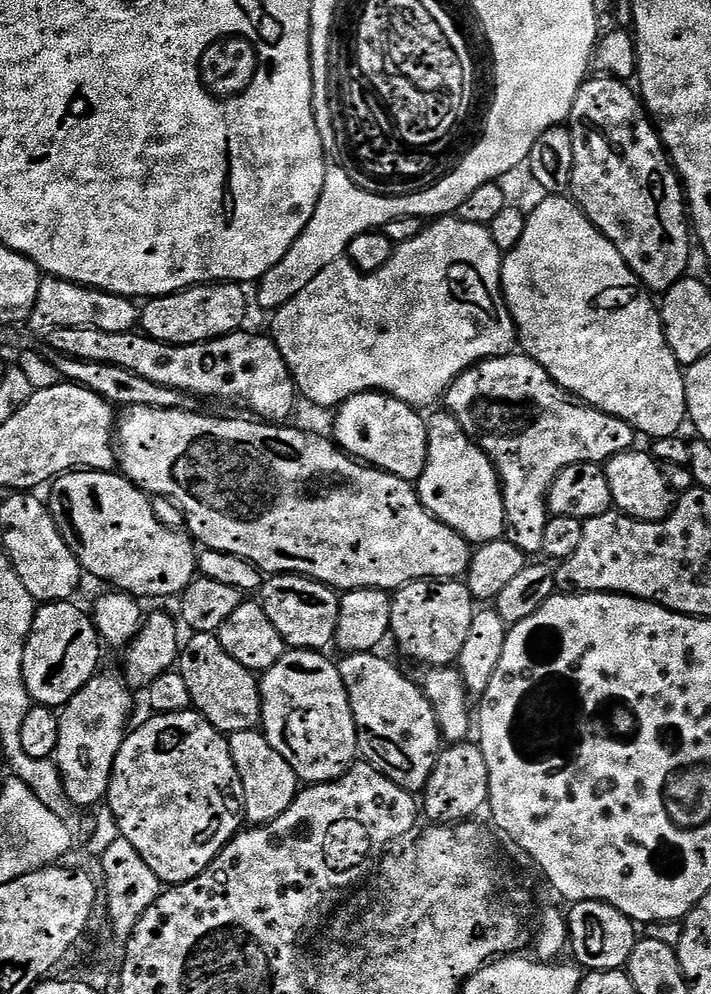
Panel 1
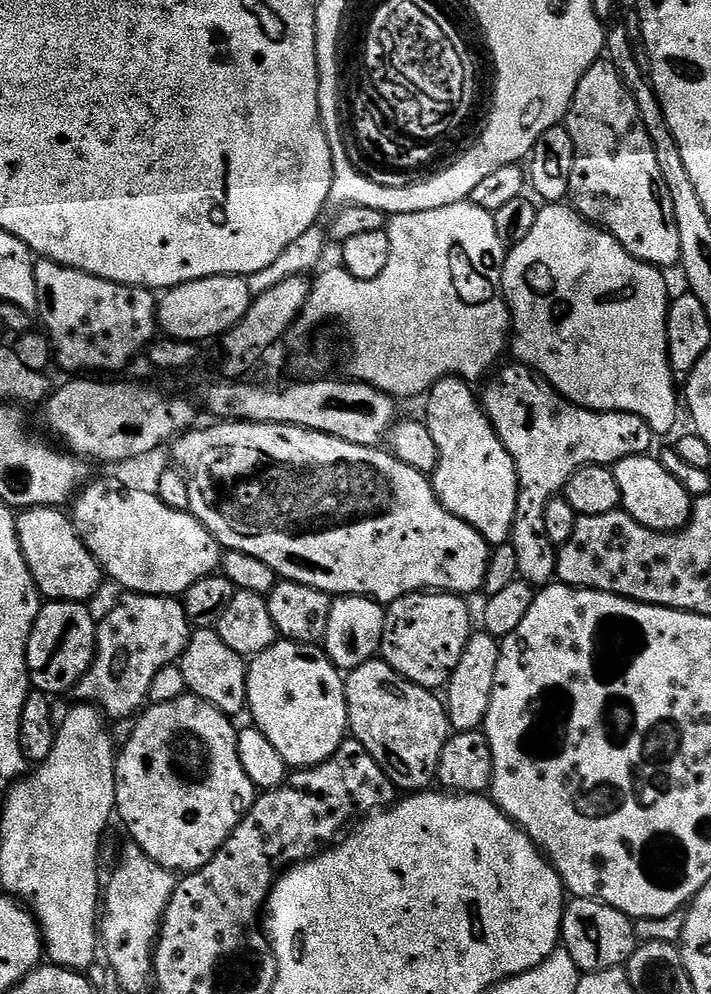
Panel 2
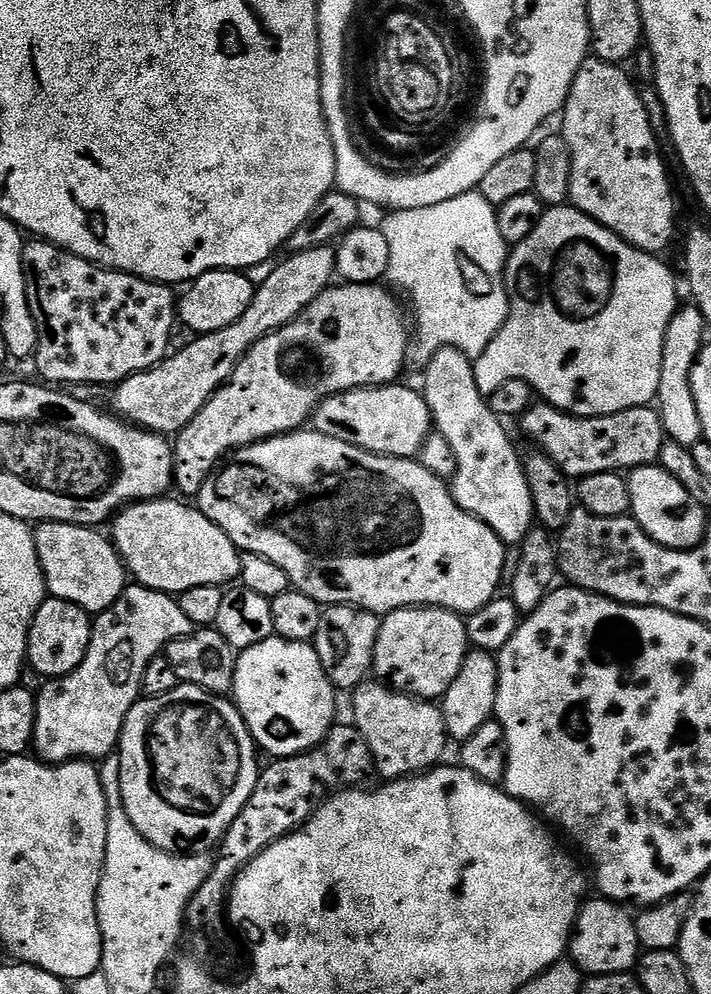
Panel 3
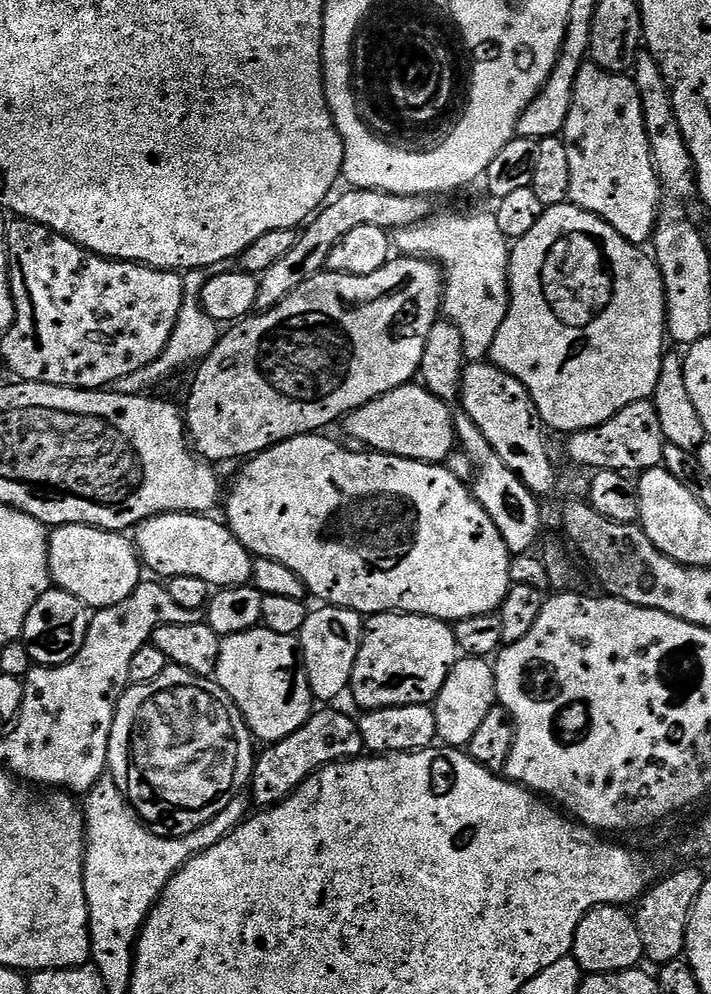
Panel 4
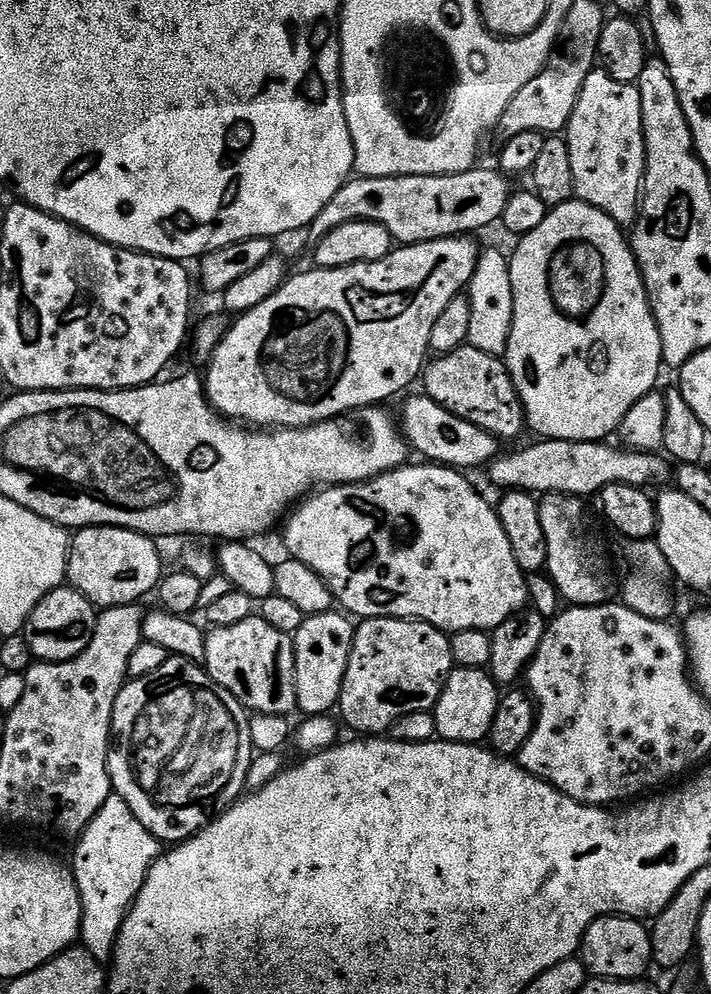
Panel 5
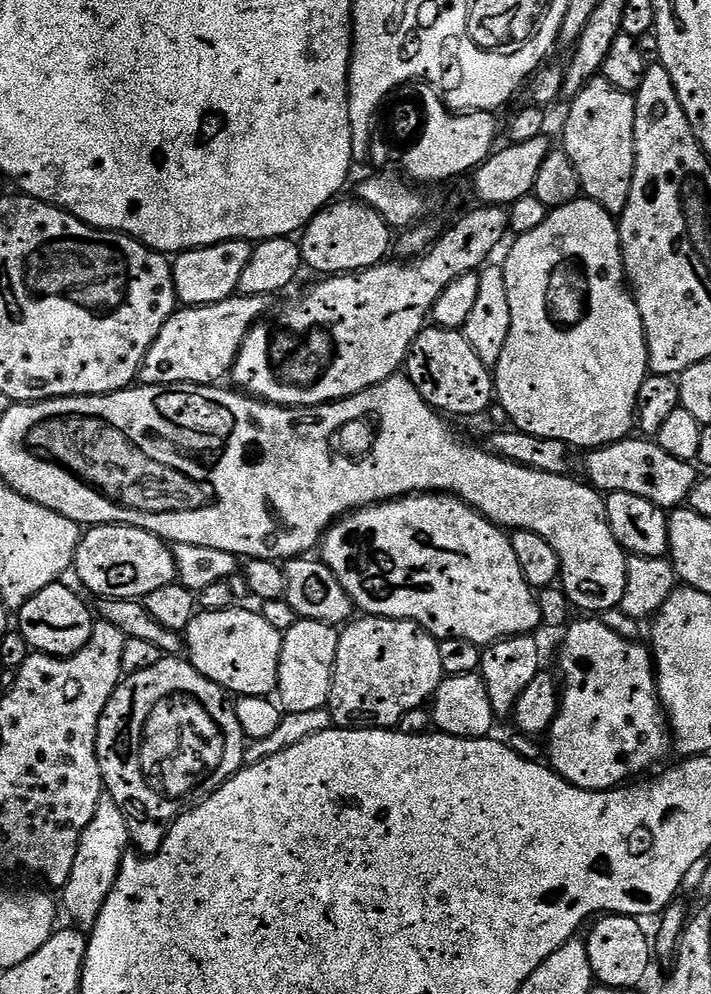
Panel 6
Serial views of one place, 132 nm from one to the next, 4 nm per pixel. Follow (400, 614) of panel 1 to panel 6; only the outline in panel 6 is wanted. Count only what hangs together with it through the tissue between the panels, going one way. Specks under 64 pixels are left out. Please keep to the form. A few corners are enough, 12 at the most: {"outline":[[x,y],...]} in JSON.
{"outline":[[413,620],[343,625],[335,727],[392,730],[445,680]]}

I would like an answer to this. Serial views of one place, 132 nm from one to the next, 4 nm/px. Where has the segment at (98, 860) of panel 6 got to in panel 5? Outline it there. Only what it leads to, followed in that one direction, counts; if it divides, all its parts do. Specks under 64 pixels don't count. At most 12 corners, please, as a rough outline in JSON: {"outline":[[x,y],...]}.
{"outline":[[123,798],[75,844],[79,943],[112,959],[162,844]]}

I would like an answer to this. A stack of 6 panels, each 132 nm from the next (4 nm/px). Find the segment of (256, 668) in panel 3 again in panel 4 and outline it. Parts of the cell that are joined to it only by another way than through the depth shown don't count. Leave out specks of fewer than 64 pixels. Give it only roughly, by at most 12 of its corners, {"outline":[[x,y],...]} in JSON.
{"outline":[[223,637],[214,679],[265,745],[312,717],[297,637]]}

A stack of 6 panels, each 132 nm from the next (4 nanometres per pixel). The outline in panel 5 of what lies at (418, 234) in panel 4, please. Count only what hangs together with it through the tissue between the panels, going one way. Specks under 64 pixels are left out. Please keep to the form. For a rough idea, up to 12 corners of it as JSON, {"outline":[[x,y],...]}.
{"outline":[[485,247],[466,289],[467,343],[503,357],[514,318],[510,260]]}

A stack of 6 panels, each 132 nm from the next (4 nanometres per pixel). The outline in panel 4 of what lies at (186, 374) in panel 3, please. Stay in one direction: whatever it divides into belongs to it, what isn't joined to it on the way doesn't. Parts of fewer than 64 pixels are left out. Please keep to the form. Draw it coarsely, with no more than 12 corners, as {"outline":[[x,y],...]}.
{"outline":[[361,188],[329,199],[294,247],[259,273],[257,309],[278,306],[328,267],[363,224],[427,220],[427,196]]}

